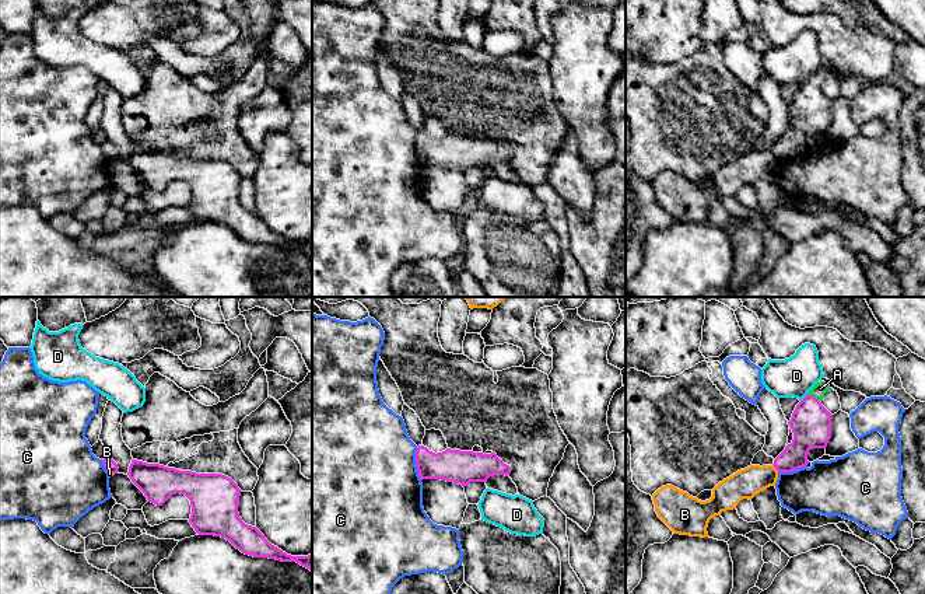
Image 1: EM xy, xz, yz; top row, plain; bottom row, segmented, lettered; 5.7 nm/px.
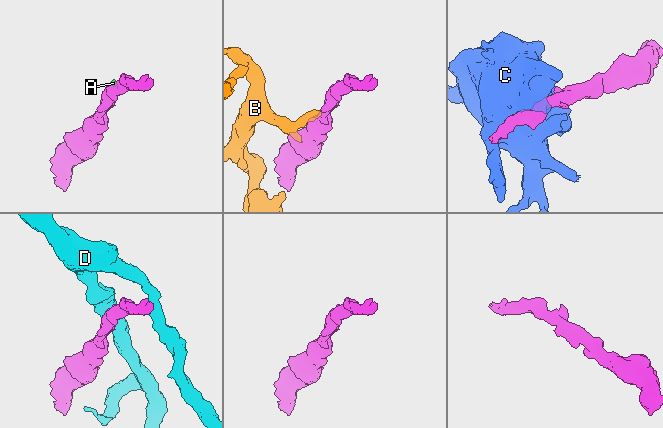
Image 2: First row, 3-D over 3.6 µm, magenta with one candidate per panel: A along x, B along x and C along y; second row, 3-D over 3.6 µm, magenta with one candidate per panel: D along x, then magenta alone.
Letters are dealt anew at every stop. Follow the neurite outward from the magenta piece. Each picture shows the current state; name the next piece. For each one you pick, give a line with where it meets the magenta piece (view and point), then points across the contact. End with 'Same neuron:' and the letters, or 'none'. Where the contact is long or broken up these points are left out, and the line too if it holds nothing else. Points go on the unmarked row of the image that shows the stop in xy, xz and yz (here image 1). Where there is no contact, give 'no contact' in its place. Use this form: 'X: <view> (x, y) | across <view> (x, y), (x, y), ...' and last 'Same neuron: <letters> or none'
A: yz (813, 83) | across yz (810, 108), (813, 83), (820, 74)
Same neuron: A

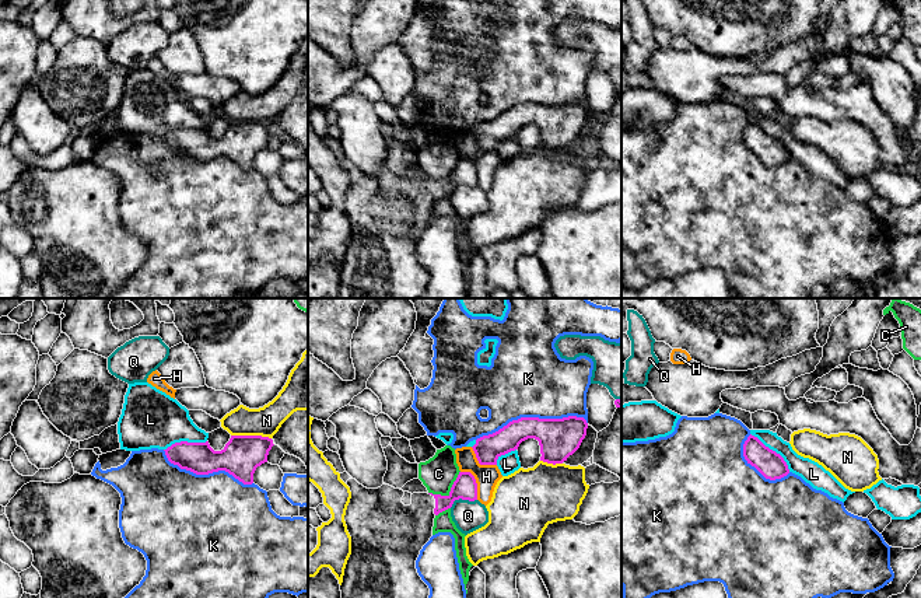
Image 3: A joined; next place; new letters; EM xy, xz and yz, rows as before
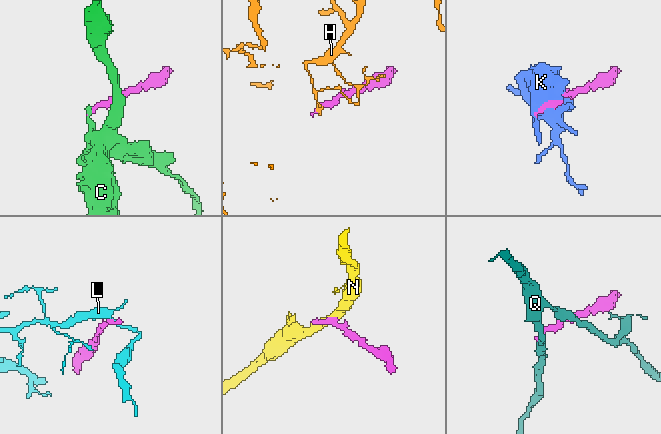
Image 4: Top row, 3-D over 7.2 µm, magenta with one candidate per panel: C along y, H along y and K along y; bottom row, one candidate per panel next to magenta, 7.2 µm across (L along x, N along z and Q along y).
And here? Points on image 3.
Same neuron: none

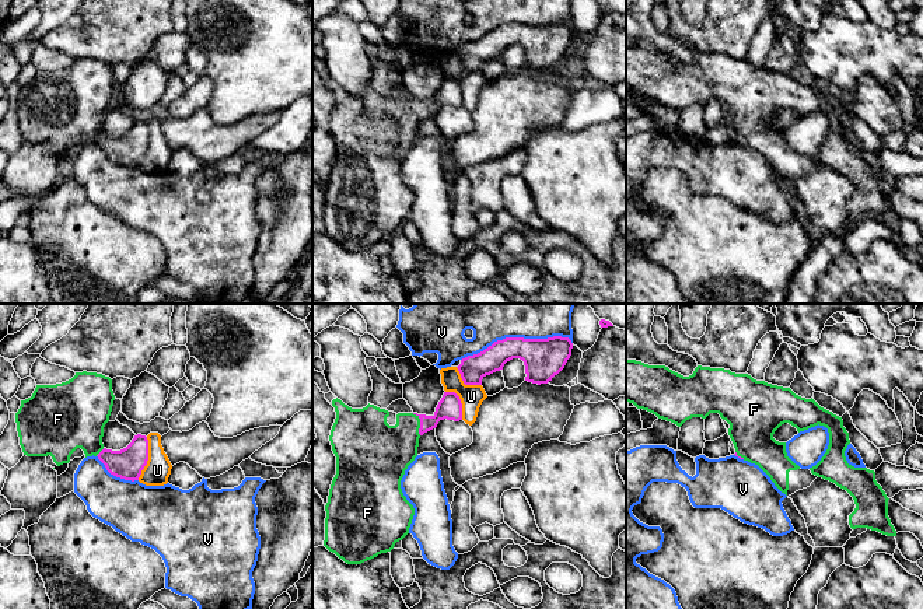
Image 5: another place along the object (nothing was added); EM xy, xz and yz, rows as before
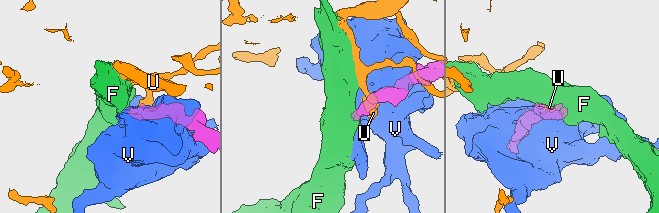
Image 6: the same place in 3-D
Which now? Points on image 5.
F: xz (420, 109) | across xz (450, 93), (432, 108), (420, 109), (387, 137)
Same neuron: F

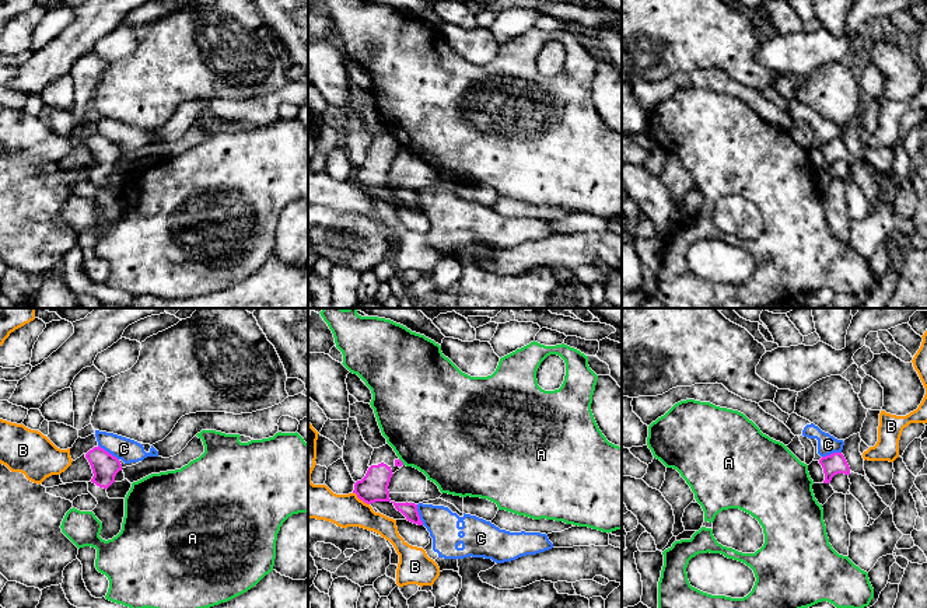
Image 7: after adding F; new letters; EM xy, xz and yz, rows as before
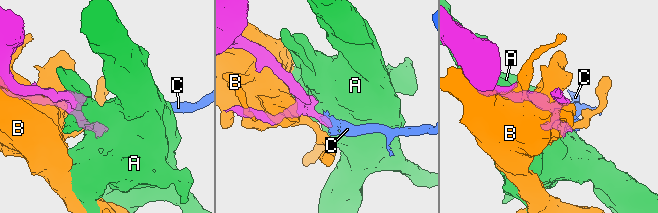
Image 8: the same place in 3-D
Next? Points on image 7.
Same neuron: none

